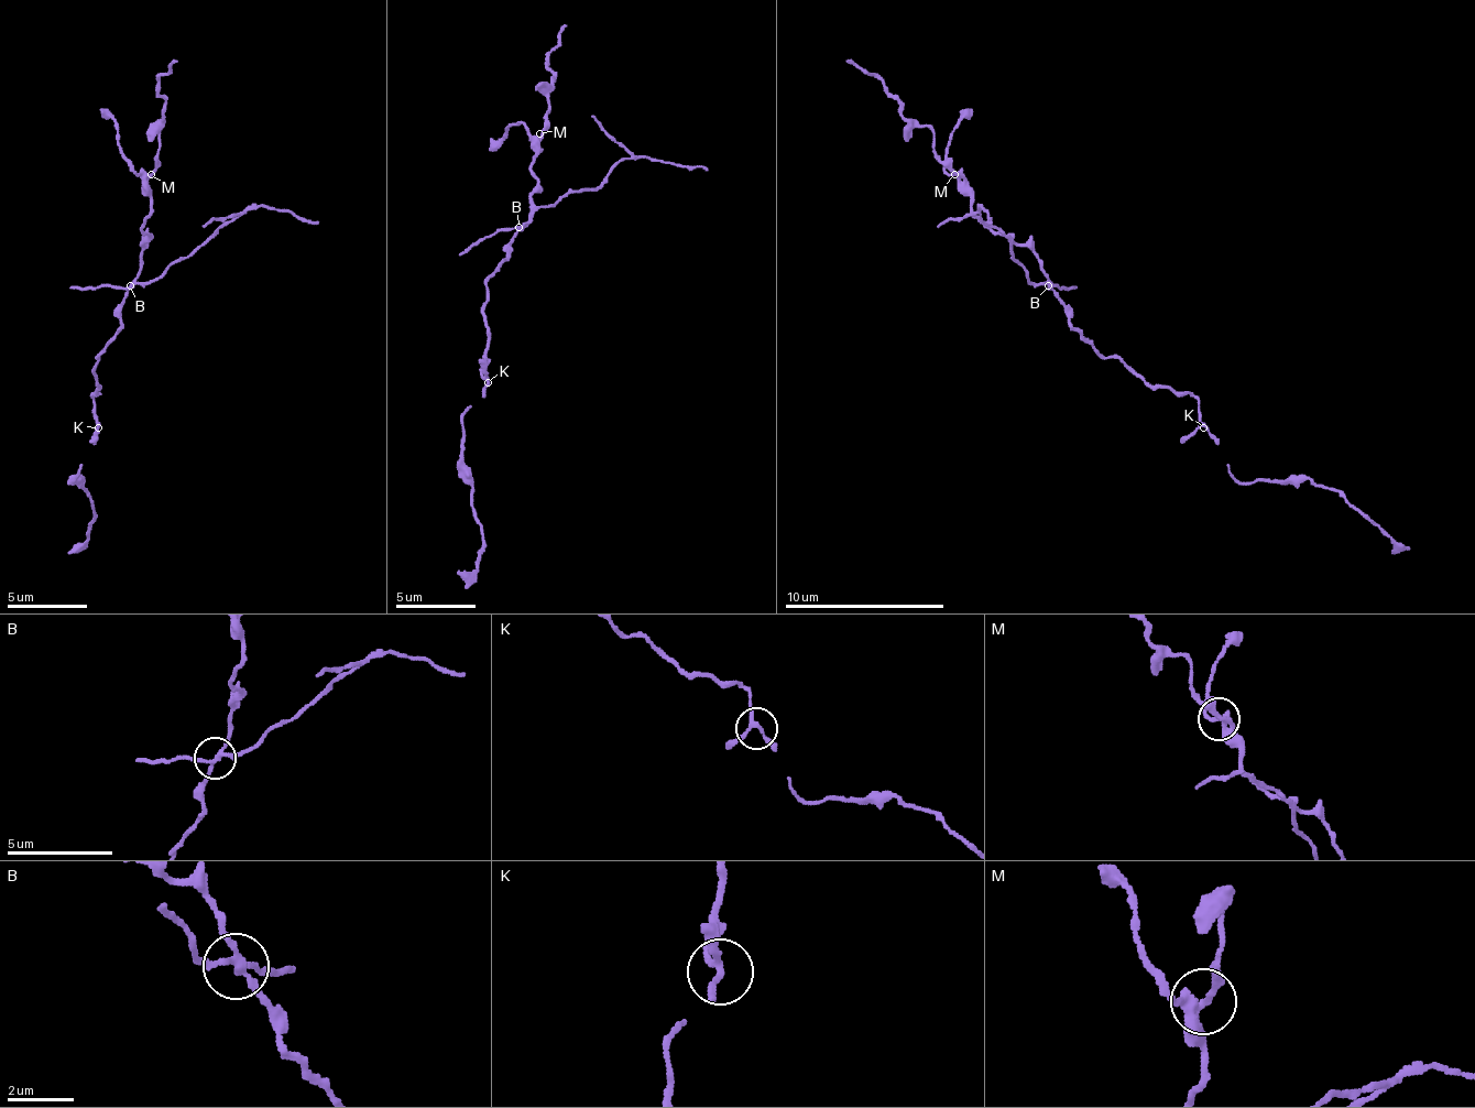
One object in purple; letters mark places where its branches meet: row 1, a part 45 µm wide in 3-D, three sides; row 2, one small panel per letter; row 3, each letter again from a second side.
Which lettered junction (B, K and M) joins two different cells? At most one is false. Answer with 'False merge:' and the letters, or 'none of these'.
False merge: B

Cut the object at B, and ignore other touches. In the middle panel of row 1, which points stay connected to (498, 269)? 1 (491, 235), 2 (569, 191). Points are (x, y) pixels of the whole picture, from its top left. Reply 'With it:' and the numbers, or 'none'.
With it: none

